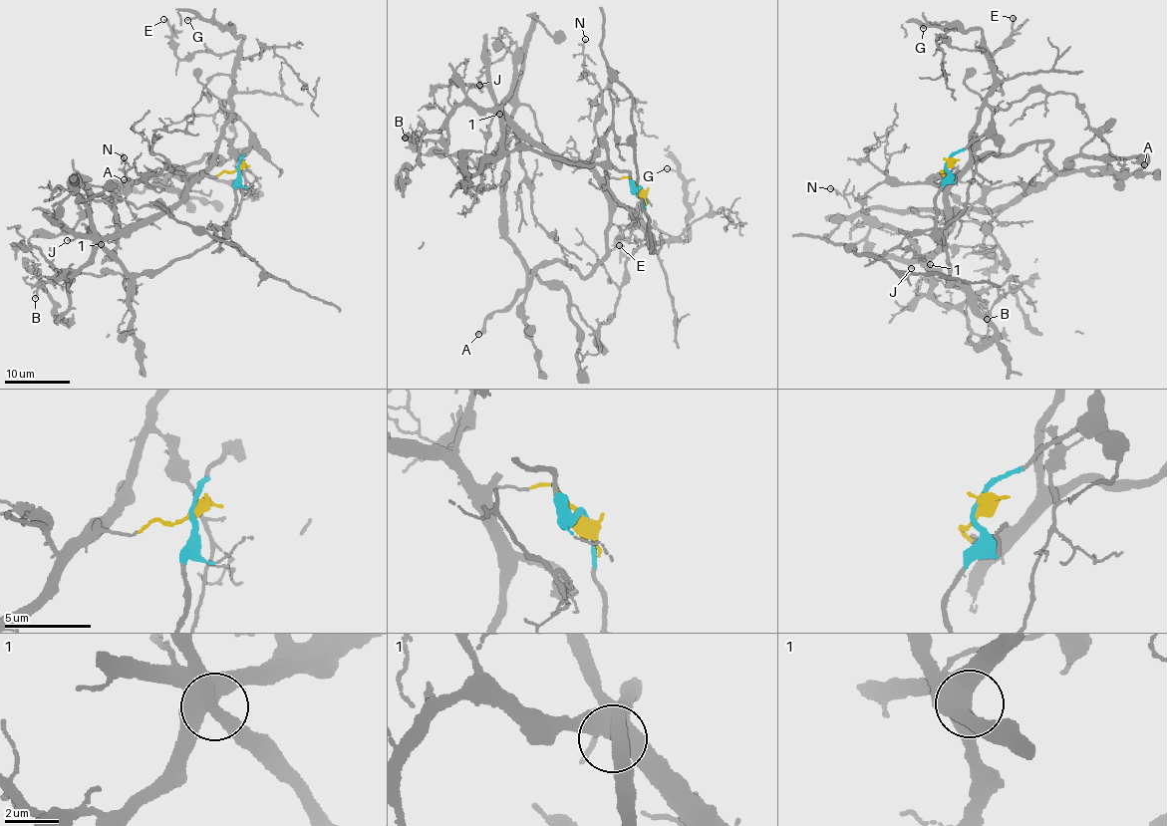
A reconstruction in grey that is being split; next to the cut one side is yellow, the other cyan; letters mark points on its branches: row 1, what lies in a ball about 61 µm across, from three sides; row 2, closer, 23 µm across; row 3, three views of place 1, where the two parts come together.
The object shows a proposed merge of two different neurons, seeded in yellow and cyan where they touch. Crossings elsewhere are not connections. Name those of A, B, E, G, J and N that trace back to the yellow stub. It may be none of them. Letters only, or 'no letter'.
A, B, E, G, J, N

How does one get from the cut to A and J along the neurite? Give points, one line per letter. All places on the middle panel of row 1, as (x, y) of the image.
A: (639, 186), (628, 177), (608, 177), (608, 248), (586, 276), (550, 261), (509, 305), (487, 317), (477, 335)
J: (639, 186), (628, 177), (605, 178), (552, 154), (500, 109), (493, 93), (478, 85)

